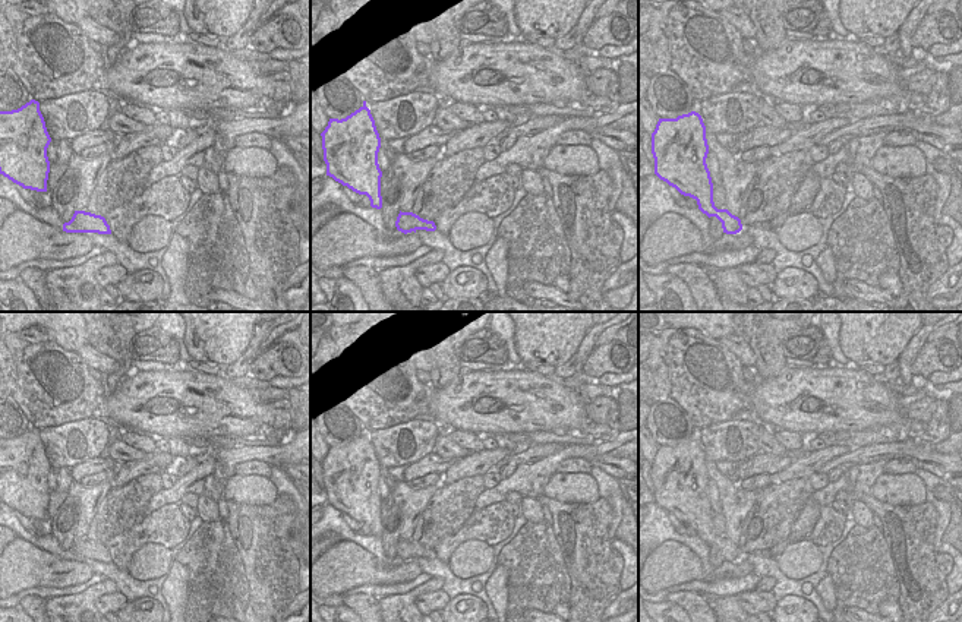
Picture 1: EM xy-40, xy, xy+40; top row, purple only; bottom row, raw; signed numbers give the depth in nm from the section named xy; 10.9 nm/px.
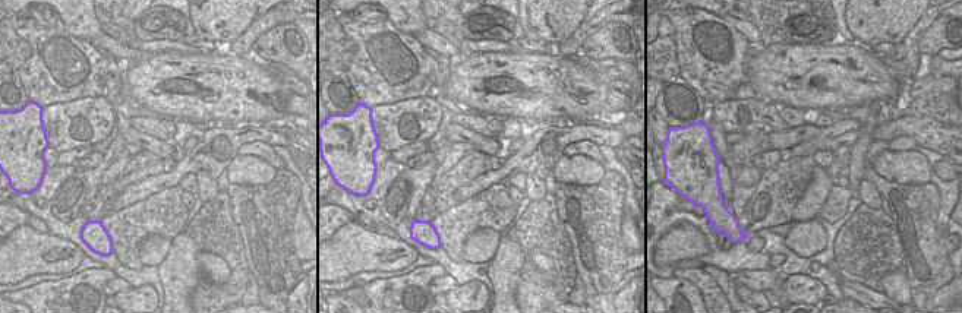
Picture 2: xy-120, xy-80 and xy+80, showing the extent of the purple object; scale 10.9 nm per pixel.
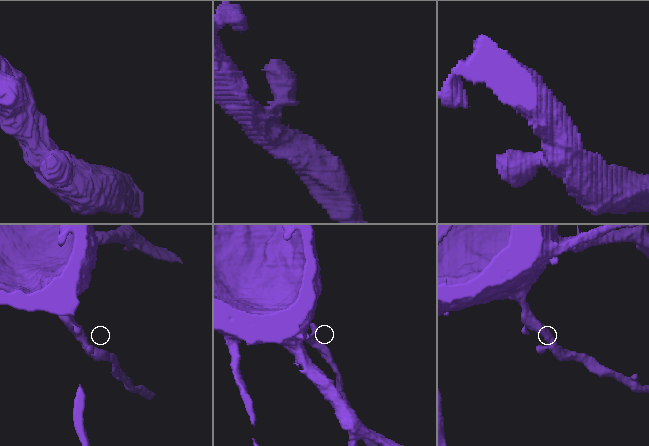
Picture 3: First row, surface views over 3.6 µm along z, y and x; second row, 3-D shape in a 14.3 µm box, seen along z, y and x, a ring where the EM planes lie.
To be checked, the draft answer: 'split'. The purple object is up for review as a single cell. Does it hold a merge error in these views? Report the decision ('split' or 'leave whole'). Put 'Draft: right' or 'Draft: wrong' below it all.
leave whole
Draft: wrong

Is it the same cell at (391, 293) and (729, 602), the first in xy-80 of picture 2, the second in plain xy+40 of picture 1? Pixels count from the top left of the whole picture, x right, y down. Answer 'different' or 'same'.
same

